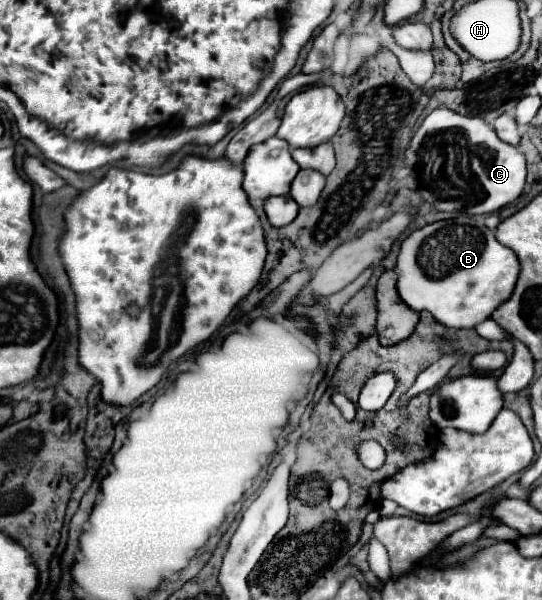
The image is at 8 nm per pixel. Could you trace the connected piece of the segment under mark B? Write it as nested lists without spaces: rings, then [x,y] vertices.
[[[459,215],[455,219],[435,221],[421,229],[411,231],[403,241],[397,255],[395,271],[399,275],[397,291],[399,297],[415,311],[429,311],[437,321],[441,321],[445,327],[463,329],[463,327],[475,327],[477,323],[491,317],[497,305],[501,305],[511,293],[519,277],[519,261],[517,255],[501,245],[493,231],[483,225],[481,217],[469,217]]]

